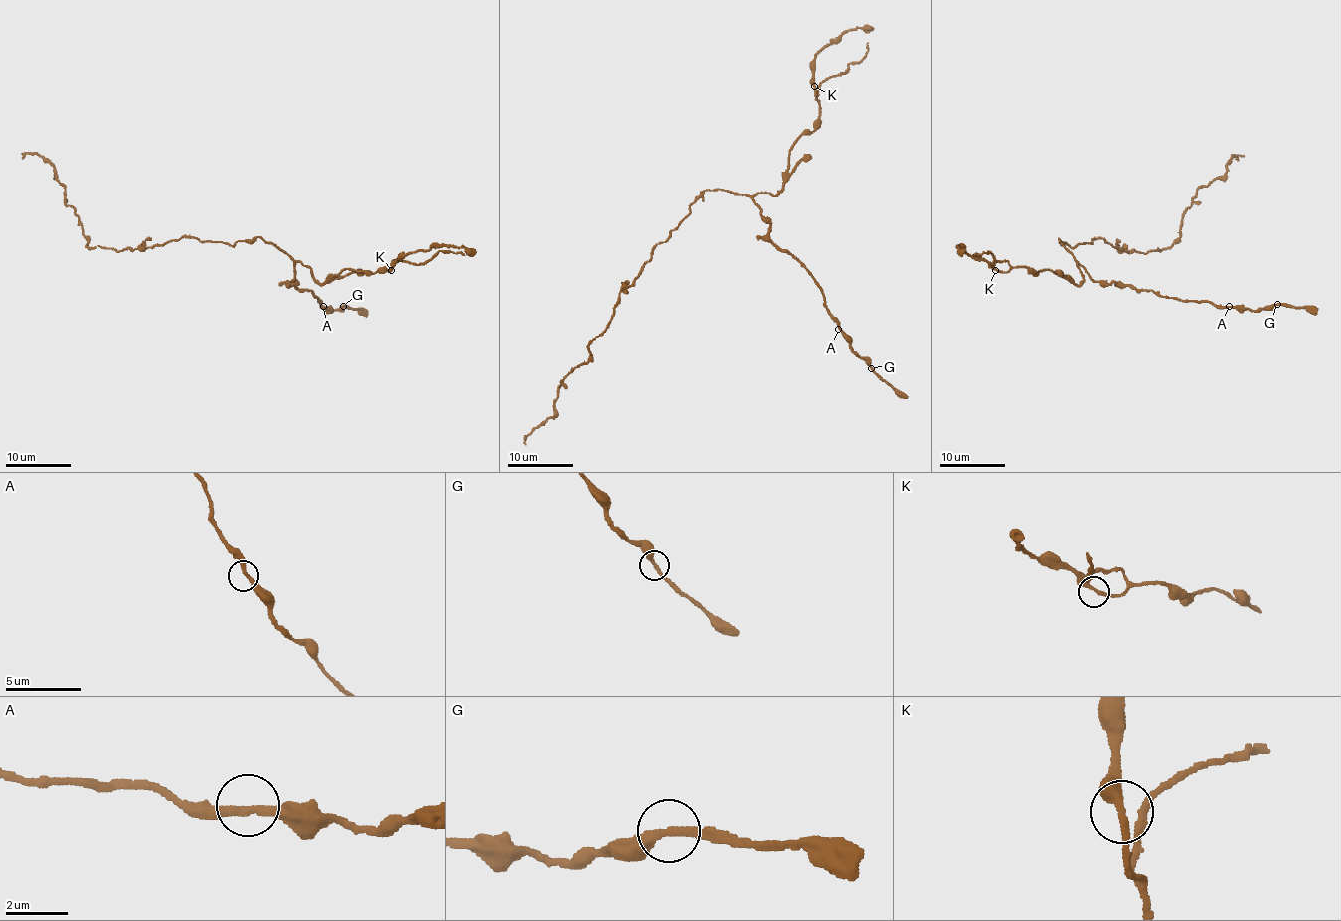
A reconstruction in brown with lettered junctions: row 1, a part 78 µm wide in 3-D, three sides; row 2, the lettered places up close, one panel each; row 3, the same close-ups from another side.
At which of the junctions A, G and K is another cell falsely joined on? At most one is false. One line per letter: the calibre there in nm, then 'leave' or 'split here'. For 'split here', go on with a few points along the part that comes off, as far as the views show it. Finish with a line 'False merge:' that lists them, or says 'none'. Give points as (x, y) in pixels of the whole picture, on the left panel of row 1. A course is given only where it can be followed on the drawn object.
A: 280 nm | leave
G: 280 nm | leave
K: 260 nm | leave
False merge: none

